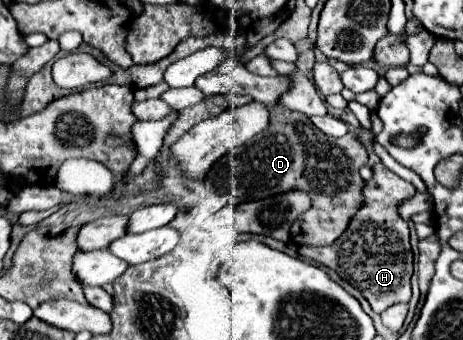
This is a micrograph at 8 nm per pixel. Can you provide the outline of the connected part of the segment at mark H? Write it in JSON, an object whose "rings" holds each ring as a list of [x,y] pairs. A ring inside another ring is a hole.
{"rings":[[[381,162],[373,166],[373,176],[363,186],[363,206],[351,218],[347,230],[331,246],[301,246],[299,254],[315,260],[331,270],[335,270],[345,282],[355,286],[371,304],[371,308],[381,314],[393,304],[411,300],[411,276],[413,276],[413,252],[409,246],[409,226],[399,216],[397,206],[409,200],[417,190],[413,184],[401,180],[397,174],[387,170]],[[371,222],[377,228],[377,234],[383,234],[383,256],[377,244],[369,242],[363,236],[365,224]]]}

